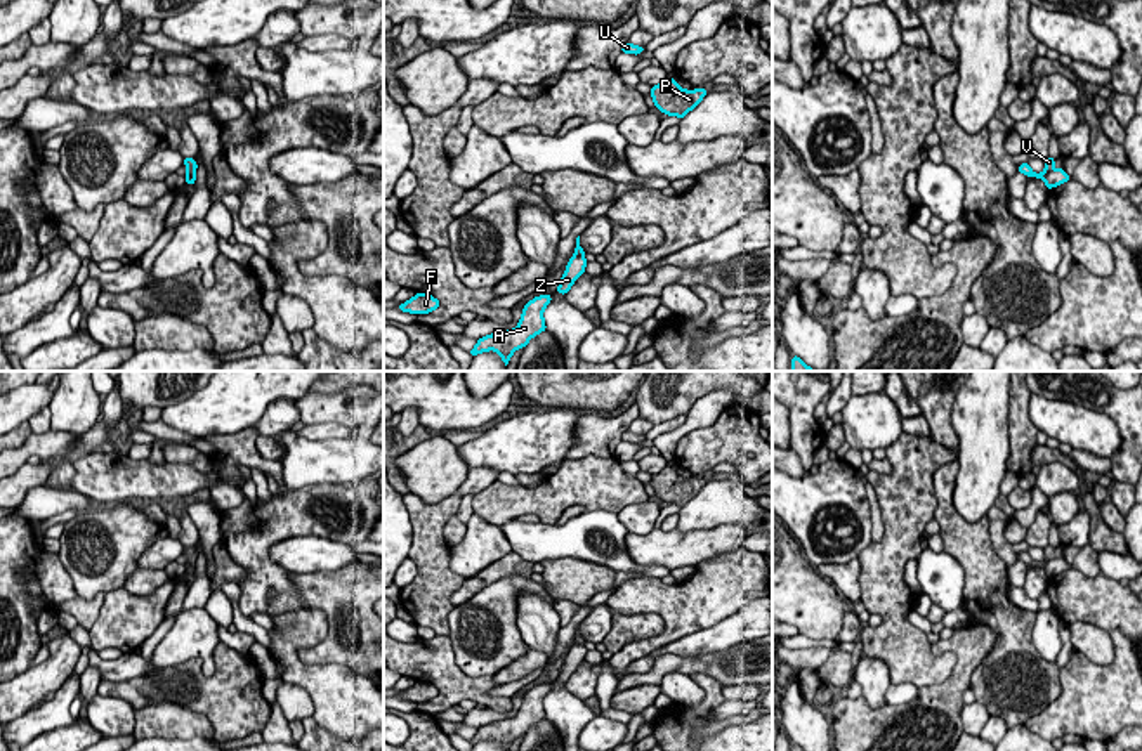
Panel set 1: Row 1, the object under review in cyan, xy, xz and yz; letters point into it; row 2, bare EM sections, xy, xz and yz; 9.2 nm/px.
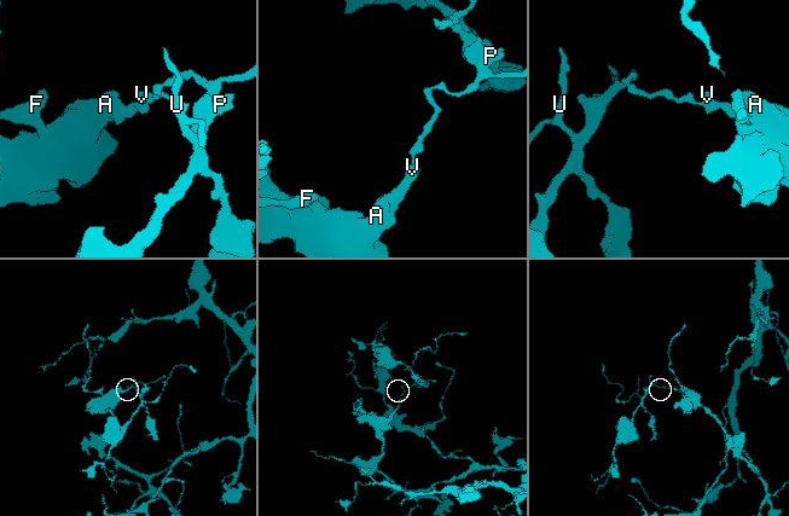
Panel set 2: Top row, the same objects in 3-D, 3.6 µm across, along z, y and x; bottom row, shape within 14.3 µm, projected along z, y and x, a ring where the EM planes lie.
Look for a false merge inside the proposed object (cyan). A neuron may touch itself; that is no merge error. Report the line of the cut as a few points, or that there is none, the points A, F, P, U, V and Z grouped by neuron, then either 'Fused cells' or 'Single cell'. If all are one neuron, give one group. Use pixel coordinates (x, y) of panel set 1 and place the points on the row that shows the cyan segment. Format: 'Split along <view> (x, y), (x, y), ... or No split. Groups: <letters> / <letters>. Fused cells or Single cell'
Split along yz (1052, 169), (1043, 179). Groups: A F Z / P U V. Fused cells

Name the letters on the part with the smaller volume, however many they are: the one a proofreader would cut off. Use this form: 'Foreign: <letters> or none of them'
Foreign: P, U, V

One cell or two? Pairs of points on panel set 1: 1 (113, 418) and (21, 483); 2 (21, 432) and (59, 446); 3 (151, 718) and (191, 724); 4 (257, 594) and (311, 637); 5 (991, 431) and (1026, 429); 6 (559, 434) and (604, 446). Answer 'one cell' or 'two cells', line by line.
1: two cells
2: two cells
3: one cell
4: two cells
5: two cells
6: two cells

